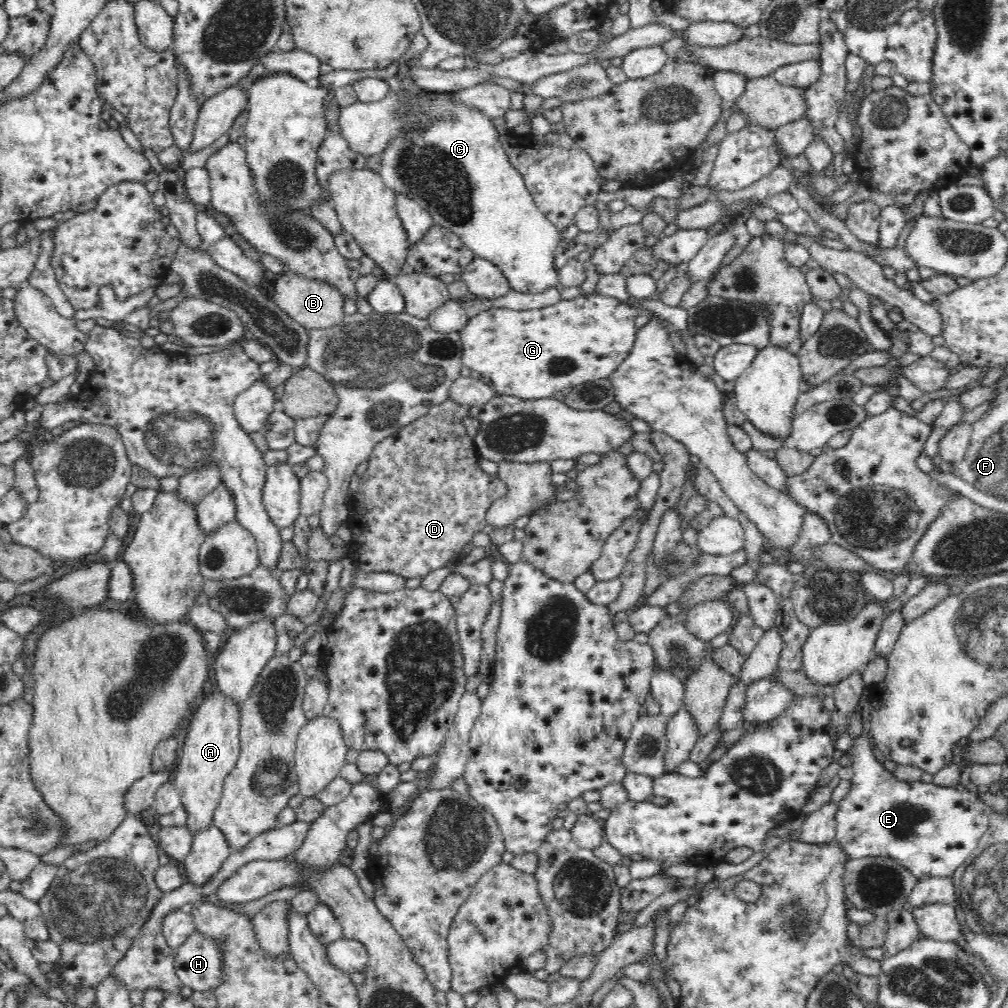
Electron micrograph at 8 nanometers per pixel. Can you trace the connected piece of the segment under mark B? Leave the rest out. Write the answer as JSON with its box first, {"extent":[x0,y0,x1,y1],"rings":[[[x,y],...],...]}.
{"extent":[273,274,345,330],"rings":[[[282,274],[276,280],[274,288],[273,302],[294,321],[301,326],[312,330],[312,328],[332,328],[337,326],[345,318],[344,302],[345,299],[340,291],[332,285],[312,281],[306,276],[296,274]]]}

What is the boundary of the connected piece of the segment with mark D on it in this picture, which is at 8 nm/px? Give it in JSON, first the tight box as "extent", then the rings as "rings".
{"extent":[346,397,514,579],"rings":[[[448,397],[441,405],[434,406],[429,414],[387,436],[374,447],[346,520],[352,531],[348,556],[356,568],[368,573],[390,572],[406,579],[421,578],[458,560],[476,532],[487,533],[497,545],[514,538],[514,525],[496,528],[486,523],[486,512],[504,498],[508,490],[498,475],[489,475],[478,465],[480,456],[463,424],[470,410],[470,406],[461,406]]]}

